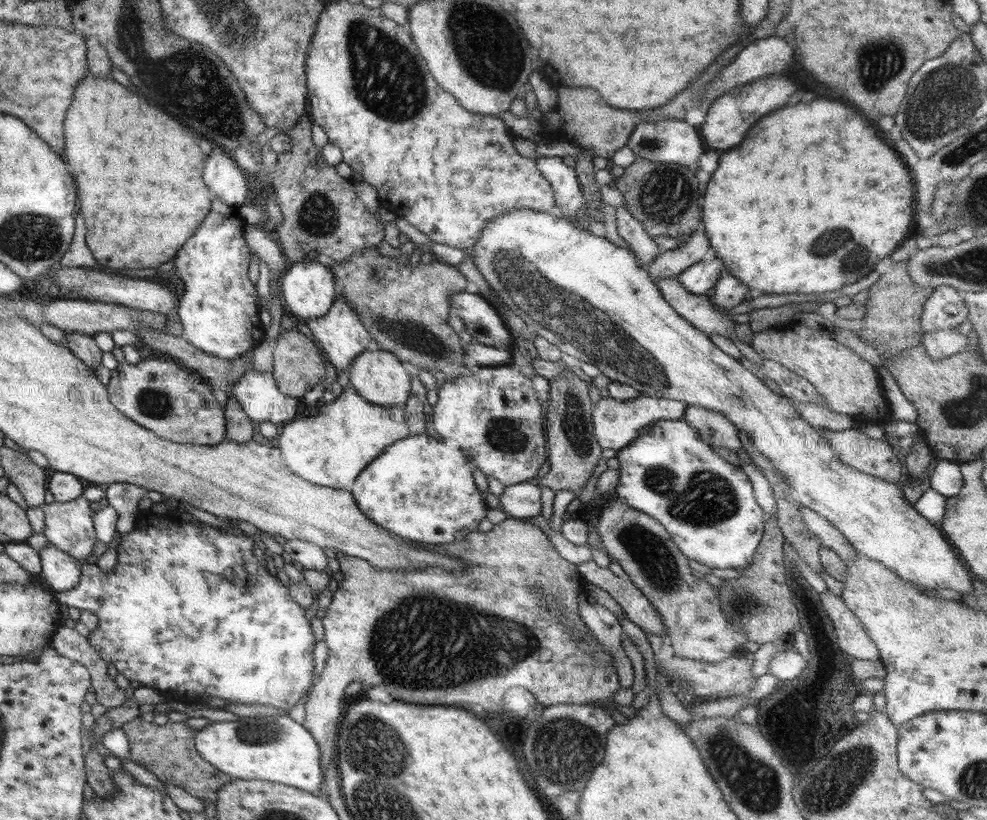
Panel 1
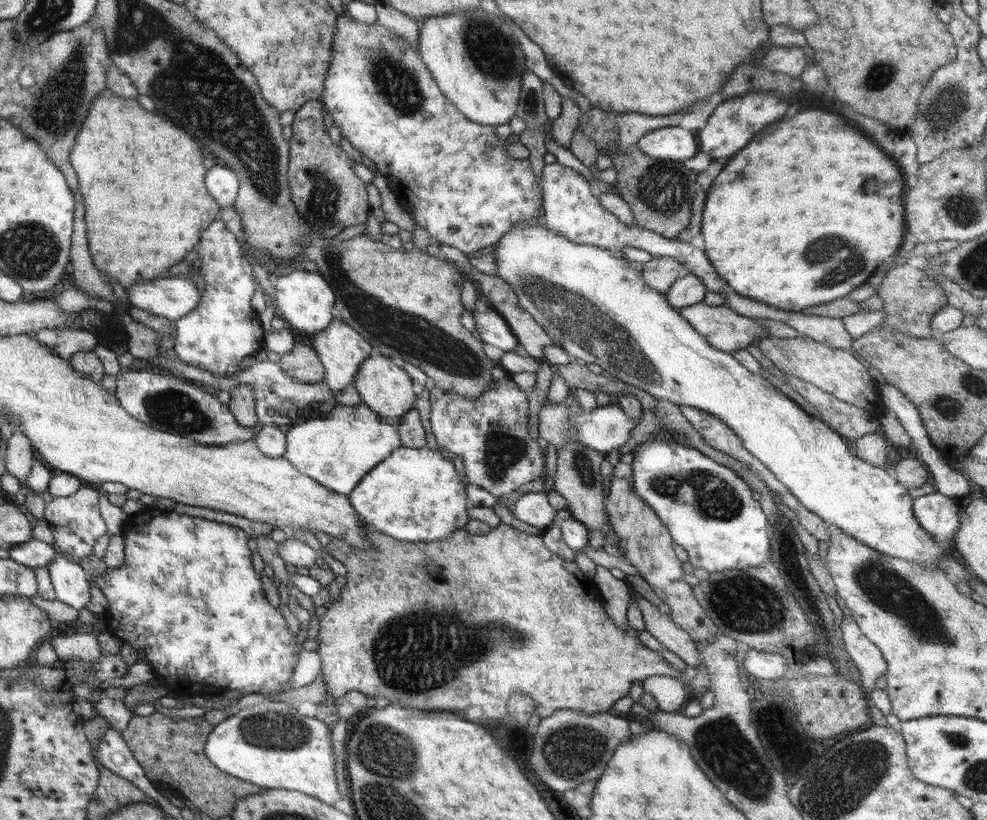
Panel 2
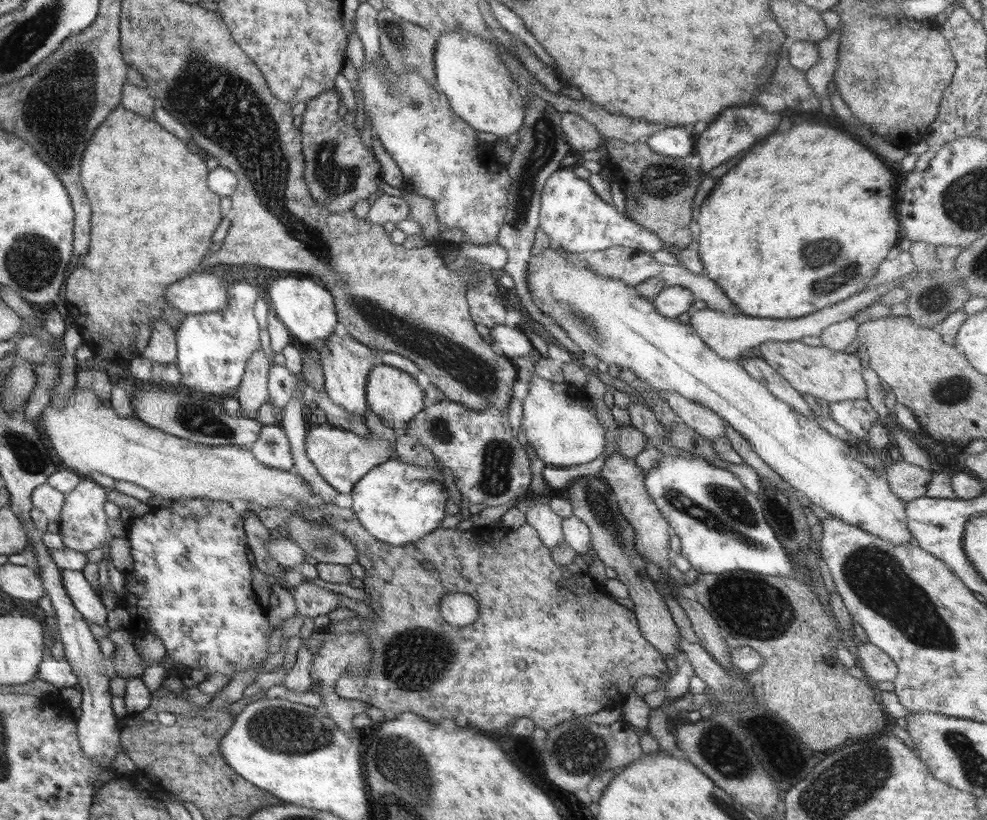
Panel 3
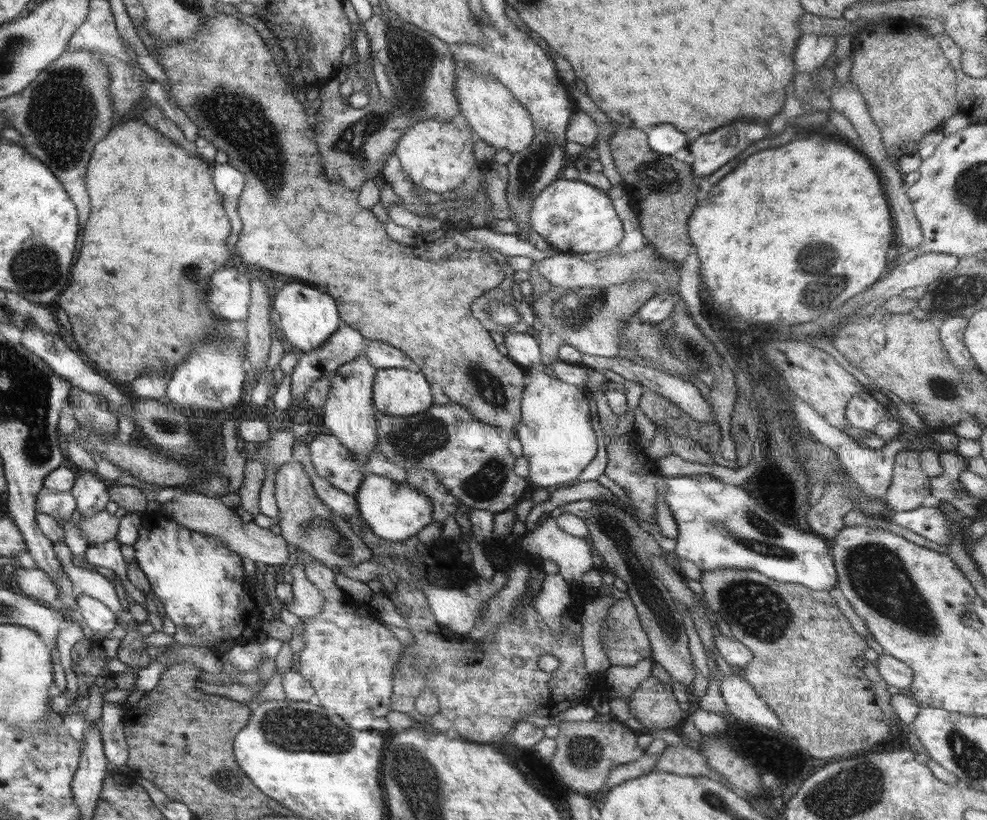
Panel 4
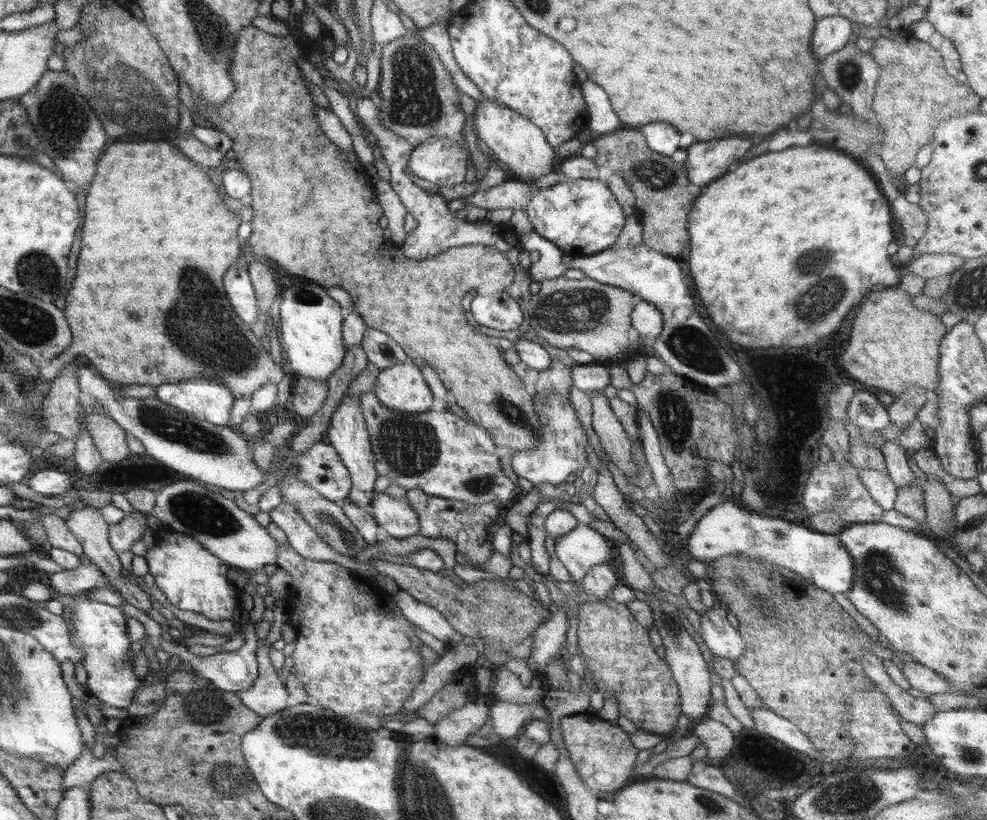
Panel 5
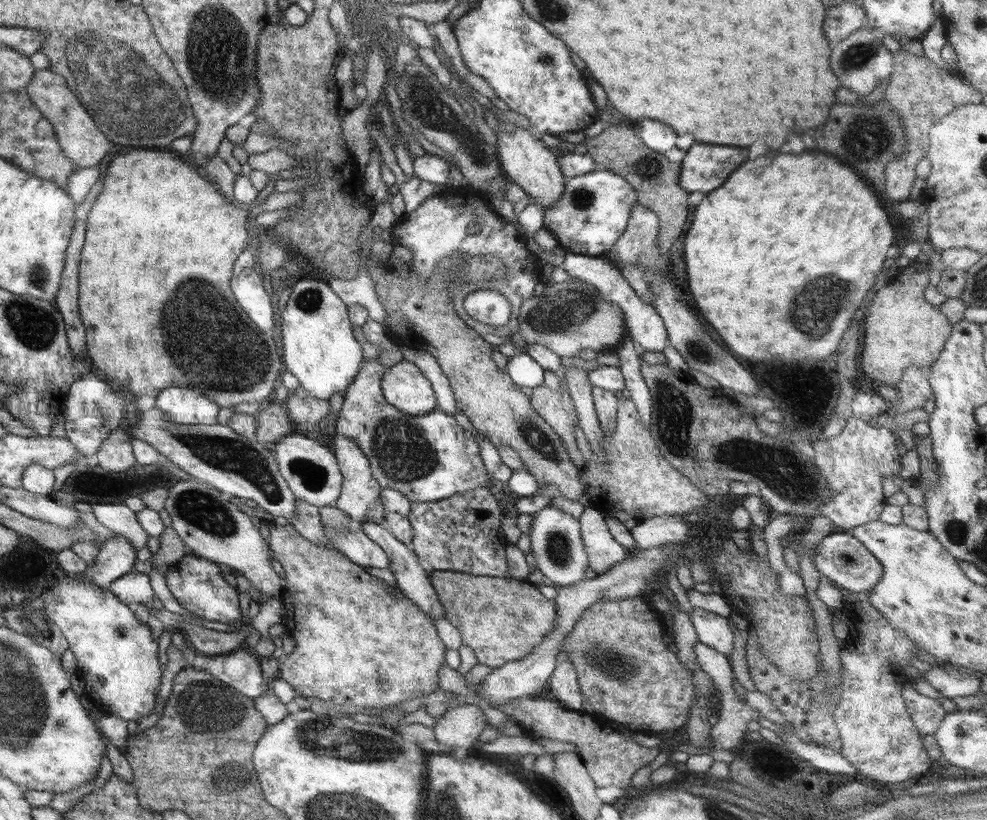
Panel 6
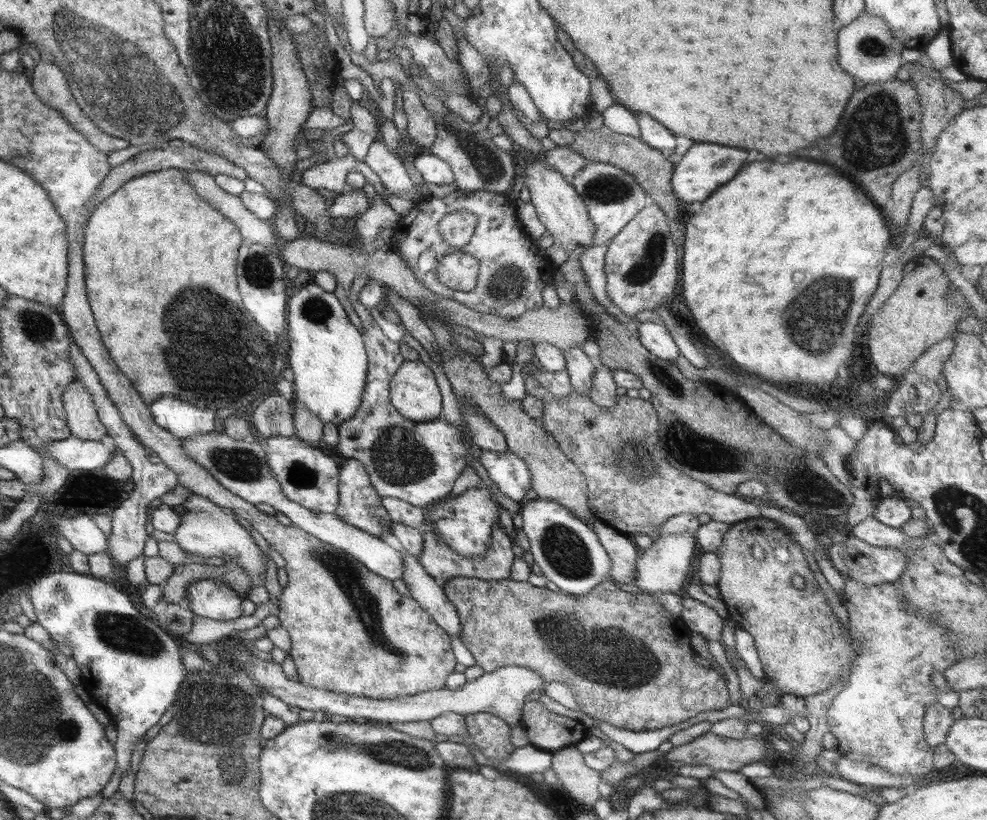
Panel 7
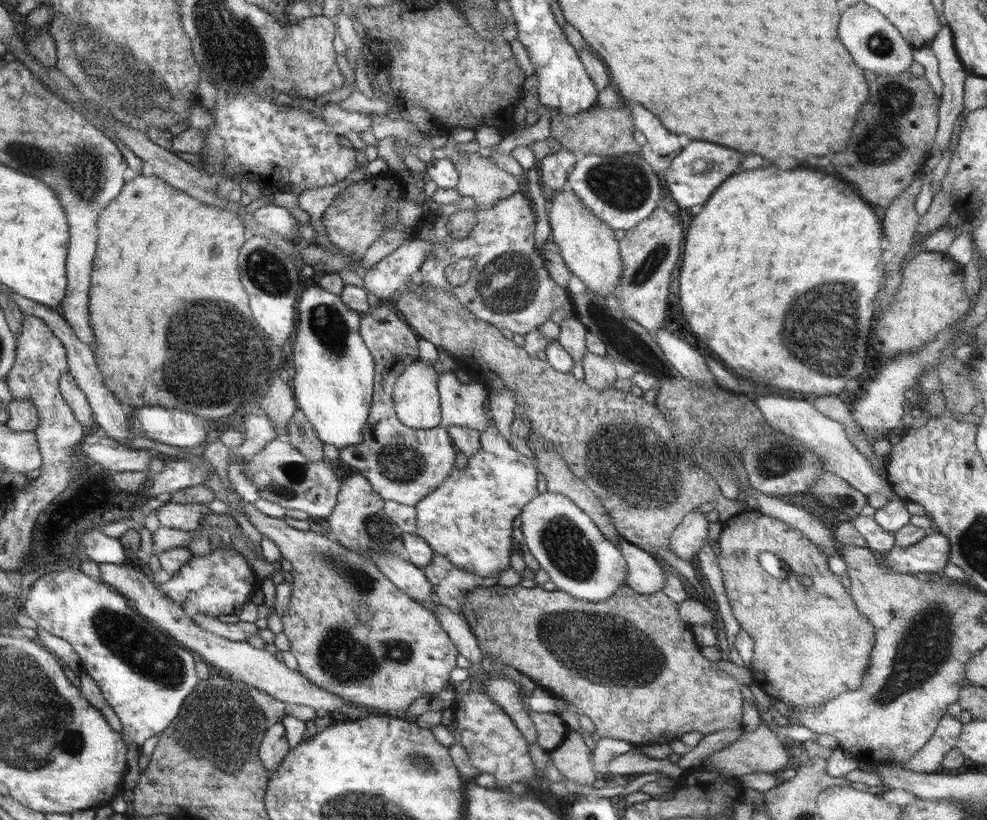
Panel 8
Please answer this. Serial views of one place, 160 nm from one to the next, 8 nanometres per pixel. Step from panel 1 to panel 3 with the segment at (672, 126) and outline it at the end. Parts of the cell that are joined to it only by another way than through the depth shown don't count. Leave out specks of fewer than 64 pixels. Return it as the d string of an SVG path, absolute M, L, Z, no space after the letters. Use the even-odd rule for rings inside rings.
M666 128L648 136L646 142L658 155L684 158L688 154L694 154L695 137L688 134L684 128Z

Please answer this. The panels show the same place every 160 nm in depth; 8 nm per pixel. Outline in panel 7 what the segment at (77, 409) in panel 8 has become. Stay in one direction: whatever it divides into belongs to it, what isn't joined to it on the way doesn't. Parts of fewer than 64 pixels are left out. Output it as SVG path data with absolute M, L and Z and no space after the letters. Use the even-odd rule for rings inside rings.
M80 381L71 382L65 391L64 405L71 435L82 440L102 440L107 435L90 391Z

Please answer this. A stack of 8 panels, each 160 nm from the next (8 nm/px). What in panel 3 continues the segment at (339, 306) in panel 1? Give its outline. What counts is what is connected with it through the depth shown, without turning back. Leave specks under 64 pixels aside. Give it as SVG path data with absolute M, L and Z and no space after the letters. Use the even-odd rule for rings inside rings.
M330 335L327 339L316 344L319 349L320 365L324 373L324 389L326 394L338 406L362 418L367 407L365 382L368 373L375 365L374 350L362 344L351 336Z

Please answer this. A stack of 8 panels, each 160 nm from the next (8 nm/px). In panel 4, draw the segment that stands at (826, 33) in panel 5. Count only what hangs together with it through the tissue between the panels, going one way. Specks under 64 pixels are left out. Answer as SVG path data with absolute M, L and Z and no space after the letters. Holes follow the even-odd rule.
M802 35L794 50L794 64L800 73L809 73L820 69L834 53L836 36Z

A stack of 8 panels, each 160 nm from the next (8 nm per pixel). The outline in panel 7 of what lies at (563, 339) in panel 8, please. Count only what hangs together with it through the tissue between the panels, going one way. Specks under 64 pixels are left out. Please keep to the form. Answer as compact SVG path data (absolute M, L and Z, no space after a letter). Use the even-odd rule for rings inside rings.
M571 346L563 353L566 360L566 372L572 388L578 394L589 396L592 377L595 373L595 361L580 346Z

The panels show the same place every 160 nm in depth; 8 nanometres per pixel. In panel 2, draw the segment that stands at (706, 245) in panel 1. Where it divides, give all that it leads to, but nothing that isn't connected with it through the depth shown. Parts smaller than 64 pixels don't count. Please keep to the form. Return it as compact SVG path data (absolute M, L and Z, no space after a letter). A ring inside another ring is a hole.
M653 257L643 264L641 275L650 288L666 294L670 286L687 273L685 266L672 257Z

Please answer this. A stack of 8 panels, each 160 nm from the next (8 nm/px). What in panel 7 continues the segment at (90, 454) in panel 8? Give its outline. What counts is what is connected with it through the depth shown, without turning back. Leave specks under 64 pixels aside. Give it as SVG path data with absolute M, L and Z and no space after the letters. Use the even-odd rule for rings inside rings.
M70 435L64 440L46 443L45 450L51 458L55 458L68 470L94 470L104 467L108 460L113 459L115 451L104 447L98 440L82 440Z

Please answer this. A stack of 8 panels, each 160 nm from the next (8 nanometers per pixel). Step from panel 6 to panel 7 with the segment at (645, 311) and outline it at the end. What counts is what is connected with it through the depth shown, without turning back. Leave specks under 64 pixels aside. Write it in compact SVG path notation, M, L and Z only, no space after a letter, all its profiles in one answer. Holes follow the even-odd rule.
M649 321L635 323L640 344L644 348L663 360L676 362L680 351L664 325Z

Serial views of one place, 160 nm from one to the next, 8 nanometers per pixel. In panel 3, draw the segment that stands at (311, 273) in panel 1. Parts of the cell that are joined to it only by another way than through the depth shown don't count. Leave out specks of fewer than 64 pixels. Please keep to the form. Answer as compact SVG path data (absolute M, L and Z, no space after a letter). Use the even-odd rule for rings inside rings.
M286 274L284 278L276 278L270 286L268 292L263 294L268 302L270 309L286 325L291 336L300 342L317 344L334 334L334 328L338 321L338 310L335 308L334 294L314 278L298 276L296 274Z

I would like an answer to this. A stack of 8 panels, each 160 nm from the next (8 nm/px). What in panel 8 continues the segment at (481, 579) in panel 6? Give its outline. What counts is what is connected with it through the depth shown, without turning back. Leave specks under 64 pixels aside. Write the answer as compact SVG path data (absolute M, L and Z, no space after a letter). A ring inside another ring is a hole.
M497 583L492 587L476 587L474 590L470 590L466 594L466 600L464 600L464 606L462 606L462 617L468 621L470 631L476 636L483 658L488 658L495 667L495 670L490 671L490 674L502 675L503 666L516 668L521 674L526 674L528 678L531 678L536 685L542 685L565 702L574 703L577 709L582 711L584 716L588 716L595 724L595 732L598 736L606 739L626 740L626 742L634 746L644 745L650 741L655 742L663 734L674 734L678 738L685 732L696 731L701 732L704 736L719 730L732 730L743 726L744 698L740 691L741 684L736 681L735 677L720 669L716 662L710 661L702 655L701 646L696 642L692 628L680 618L679 605L673 602L663 591L642 595L628 586L622 586L618 587L612 598L602 602L590 603L584 600L577 600L574 596L557 589L553 592L548 592L543 587L526 588L520 585L506 587L498 586Z

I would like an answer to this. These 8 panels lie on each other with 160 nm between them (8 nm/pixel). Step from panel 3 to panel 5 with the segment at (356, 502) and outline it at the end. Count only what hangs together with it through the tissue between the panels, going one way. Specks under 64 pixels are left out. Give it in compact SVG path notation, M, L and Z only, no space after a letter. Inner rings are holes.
M375 490L371 512L383 533L392 538L407 539L420 532L418 515L406 498L399 499Z

